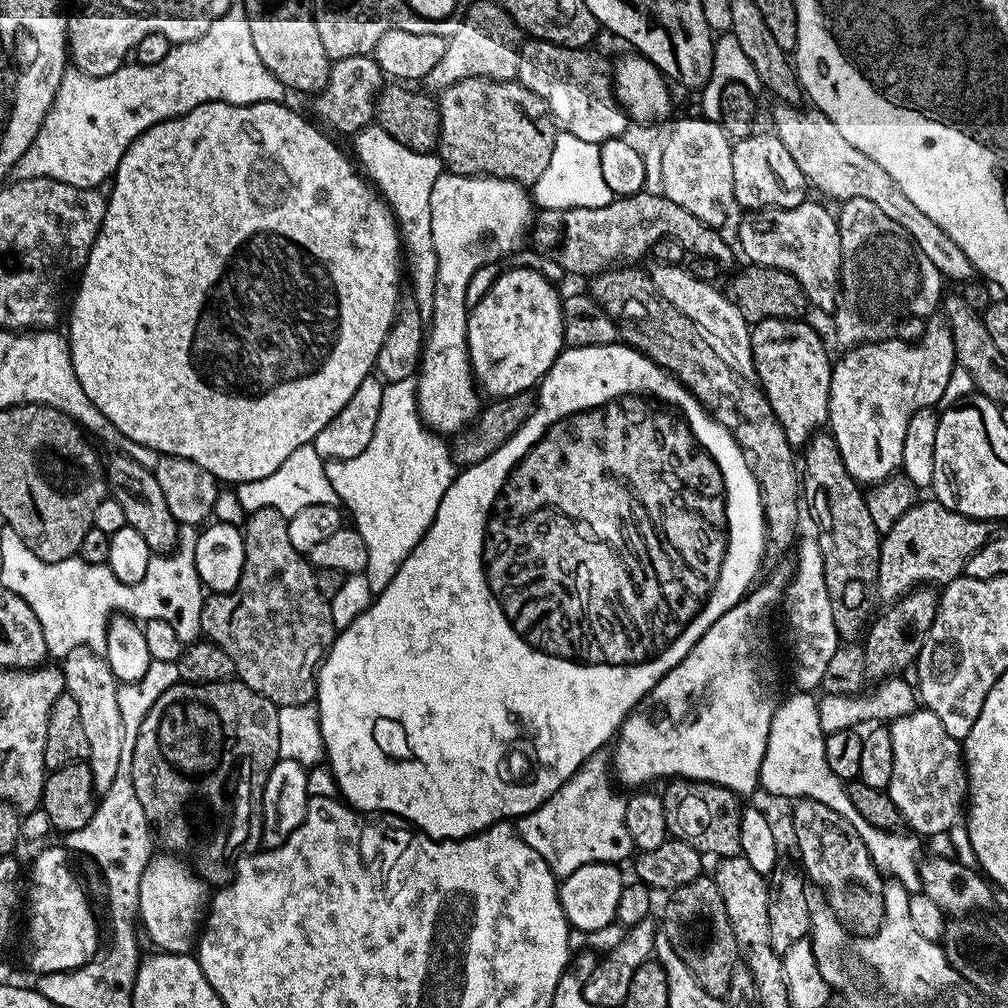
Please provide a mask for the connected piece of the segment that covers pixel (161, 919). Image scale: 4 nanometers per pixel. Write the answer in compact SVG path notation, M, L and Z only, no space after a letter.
M156 854L148 861L142 874L139 923L161 952L188 954L193 951L198 933L206 920L210 888L193 872L187 860L171 854Z

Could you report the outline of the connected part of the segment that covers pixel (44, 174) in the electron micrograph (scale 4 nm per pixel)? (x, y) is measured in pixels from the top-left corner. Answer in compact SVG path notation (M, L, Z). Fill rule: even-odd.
M233 3L231 8L226 10L226 14L222 14L222 18L218 18L210 26L210 30L206 30L206 34L202 34L202 38L191 40L185 44L177 44L169 47L166 58L162 58L162 62L158 62L154 66L142 66L135 62L125 63L118 70L114 70L114 74L109 76L87 76L82 74L74 66L69 67L65 71L62 82L56 91L54 102L50 106L50 110L46 114L46 118L42 122L42 126L38 130L38 134L34 138L34 142L30 142L30 146L26 150L26 154L22 154L22 158L18 158L14 169L16 180L29 180L30 178L50 178L58 182L66 182L70 186L78 186L79 188L95 188L101 187L100 183L111 181L116 174L116 168L122 162L122 158L126 154L128 147L137 140L148 128L152 128L155 124L160 124L164 120L173 120L175 116L185 116L190 110L194 110L200 104L209 104L211 100L221 100L223 104L261 104L267 100L277 102L285 99L286 89L282 82L278 82L278 78L274 78L274 74L270 74L270 70L266 70L266 66L262 66L262 58L258 58L258 50L254 50L254 41L250 39L250 22L244 13L243 3Z

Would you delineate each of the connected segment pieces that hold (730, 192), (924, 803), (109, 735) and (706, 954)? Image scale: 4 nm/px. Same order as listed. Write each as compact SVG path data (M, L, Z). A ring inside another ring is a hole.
M700 114L680 120L672 128L668 141L660 148L662 158L662 194L678 202L682 210L717 230L723 229L736 204L734 198L733 141L721 123L705 120Z
M917 710L891 721L894 742L894 774L886 789L898 806L900 819L921 837L940 836L961 819L966 804L968 778L961 741L946 734L934 713Z
M78 647L62 660L64 686L67 695L78 702L82 726L86 733L90 774L94 774L94 786L102 794L114 786L118 774L118 762L122 759L122 714L118 710L118 681L110 670L107 659L90 648Z
M702 874L694 882L686 882L686 886L676 888L665 900L668 901L664 904L664 928L662 924L662 934L670 942L672 952L678 954L678 958L682 958L682 962L686 962L690 974L694 974L694 978L698 978L698 986L702 986L702 990L706 990L706 994L714 994L721 998L727 997L730 990L730 976L734 974L738 963L738 949L736 947L736 939L734 938L734 930L730 926L730 918L726 918L726 902L722 902L722 894L718 890L715 879L711 875Z

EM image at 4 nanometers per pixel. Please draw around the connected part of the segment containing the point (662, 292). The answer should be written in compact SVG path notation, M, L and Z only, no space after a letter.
M653 263L650 268L652 287L658 295L666 298L670 306L674 306L690 322L699 326L700 331L707 336L708 341L718 350L718 354L740 376L755 377L754 358L752 357L752 329L749 322L742 316L734 300L729 299L723 291L720 292L712 284L707 284L700 276L687 272L687 267L679 264Z

